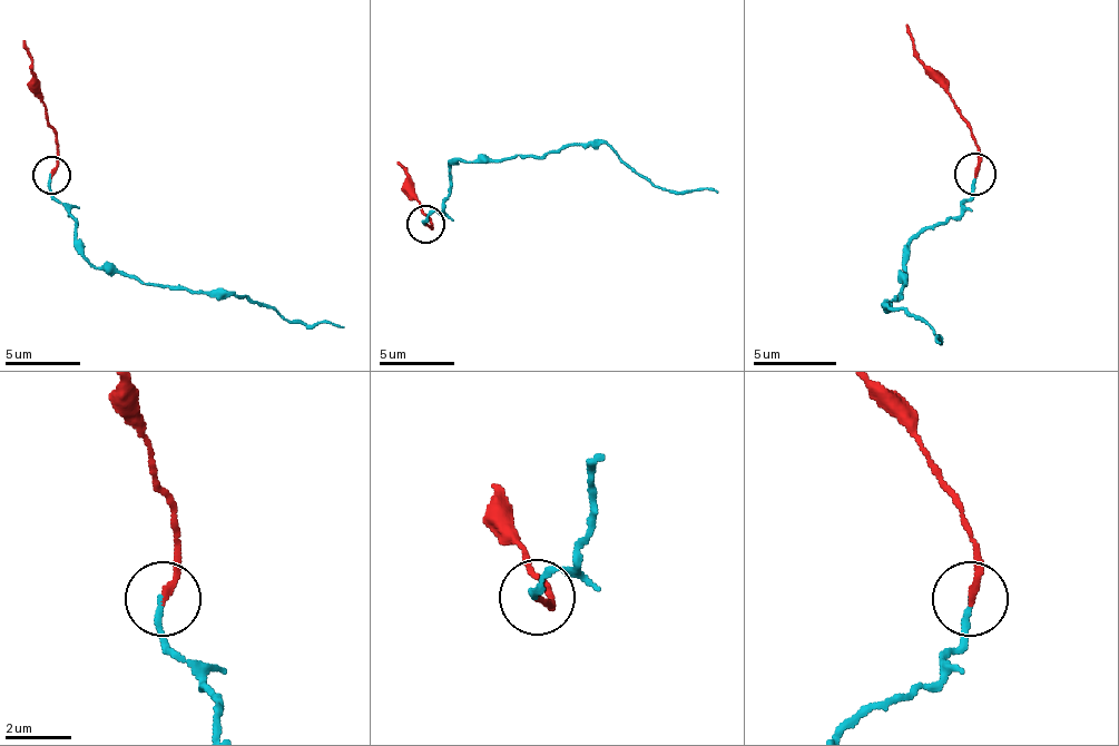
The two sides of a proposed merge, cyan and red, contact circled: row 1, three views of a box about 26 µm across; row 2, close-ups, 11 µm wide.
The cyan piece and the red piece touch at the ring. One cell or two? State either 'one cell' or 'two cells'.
one cell

